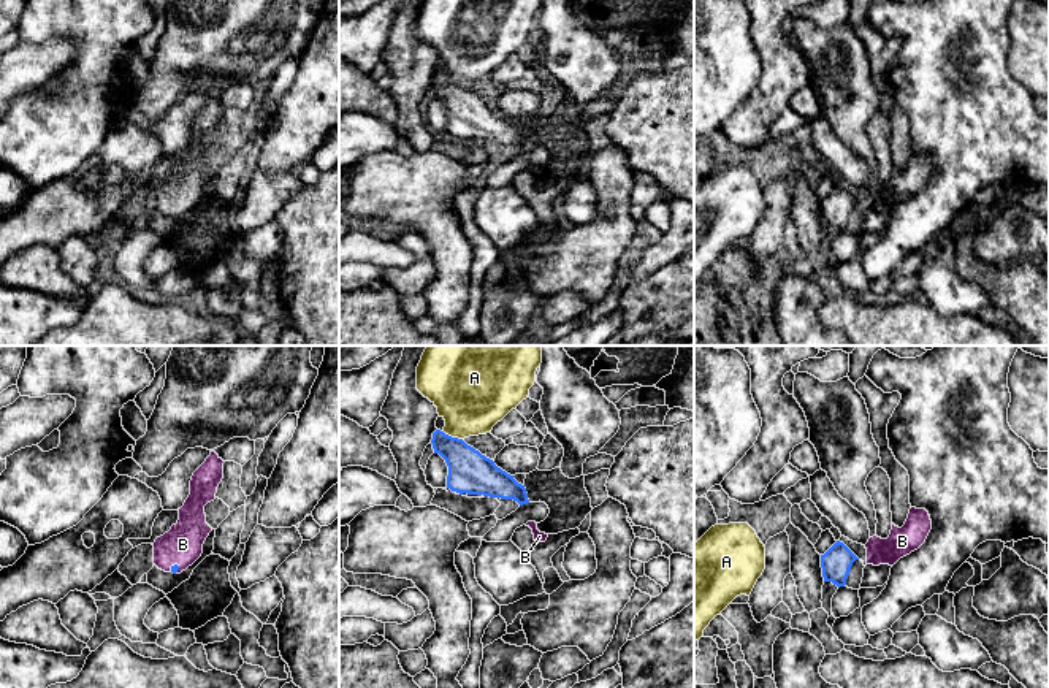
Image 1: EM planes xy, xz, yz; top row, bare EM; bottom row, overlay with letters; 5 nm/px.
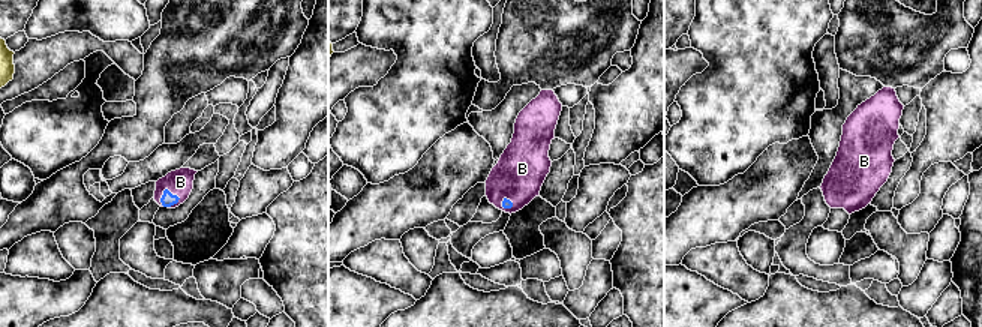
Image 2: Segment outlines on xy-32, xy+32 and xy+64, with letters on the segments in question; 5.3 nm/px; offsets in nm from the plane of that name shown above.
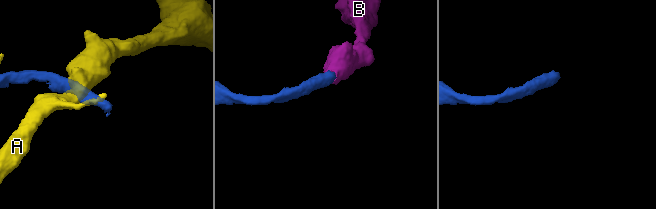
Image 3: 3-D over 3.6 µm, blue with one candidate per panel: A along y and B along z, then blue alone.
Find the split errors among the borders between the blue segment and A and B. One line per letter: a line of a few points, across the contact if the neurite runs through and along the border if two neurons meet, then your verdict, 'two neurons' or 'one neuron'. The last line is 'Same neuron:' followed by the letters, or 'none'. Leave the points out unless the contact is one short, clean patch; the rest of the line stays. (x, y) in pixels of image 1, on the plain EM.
A: two neurons
B: line xy (175, 213), (173, 211), (173, 198), (183, 189); one neuron
Same neuron: B

